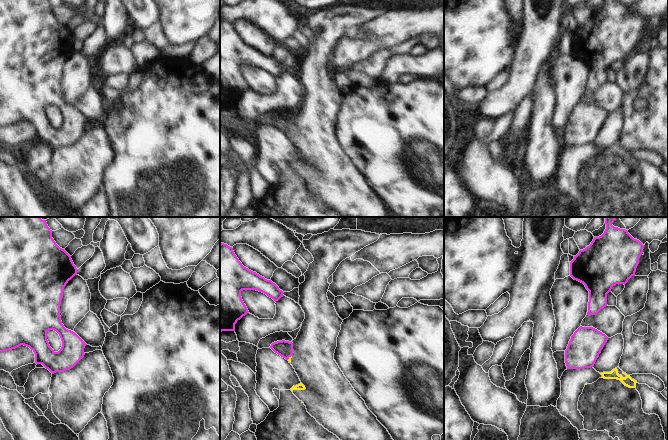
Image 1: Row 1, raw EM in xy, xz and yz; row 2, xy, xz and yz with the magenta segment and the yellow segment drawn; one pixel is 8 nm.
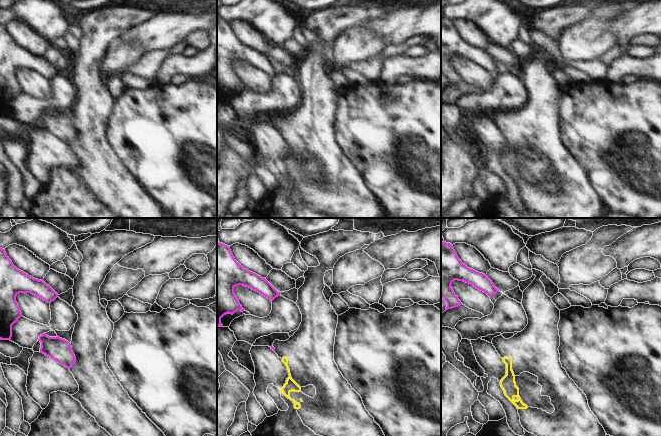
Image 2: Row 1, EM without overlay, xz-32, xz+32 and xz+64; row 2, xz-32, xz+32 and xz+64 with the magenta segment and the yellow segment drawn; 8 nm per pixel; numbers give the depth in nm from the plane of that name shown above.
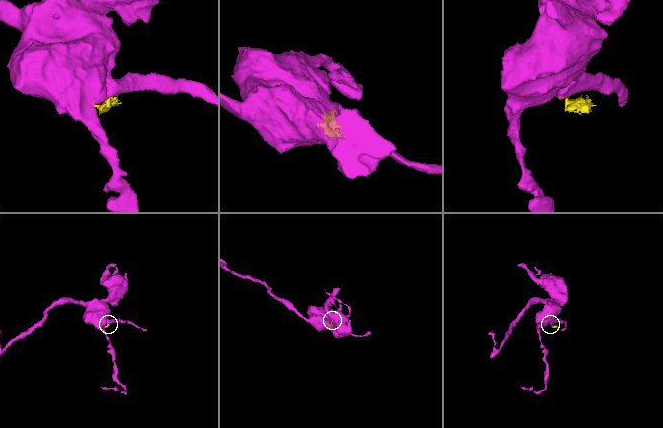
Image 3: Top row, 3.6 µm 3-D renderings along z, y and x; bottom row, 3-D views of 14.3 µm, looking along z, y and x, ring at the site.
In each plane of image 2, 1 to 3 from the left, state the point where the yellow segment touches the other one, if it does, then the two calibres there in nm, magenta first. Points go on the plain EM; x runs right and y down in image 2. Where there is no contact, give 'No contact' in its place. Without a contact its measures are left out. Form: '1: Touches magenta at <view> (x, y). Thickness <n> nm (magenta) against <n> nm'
1: No contact
2: No contact
3: No contact.

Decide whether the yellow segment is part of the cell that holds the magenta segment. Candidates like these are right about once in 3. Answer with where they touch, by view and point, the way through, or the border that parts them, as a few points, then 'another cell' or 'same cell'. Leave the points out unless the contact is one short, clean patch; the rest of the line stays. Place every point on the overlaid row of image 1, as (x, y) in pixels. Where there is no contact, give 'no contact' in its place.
xz (289, 356) | along xz (291, 355), (287, 359) | another cell

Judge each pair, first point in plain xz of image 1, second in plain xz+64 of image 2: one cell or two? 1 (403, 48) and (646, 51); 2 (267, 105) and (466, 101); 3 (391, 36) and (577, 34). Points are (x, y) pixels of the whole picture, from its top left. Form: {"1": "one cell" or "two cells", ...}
{"1": "two cells", "2": "one cell", "3": "two cells"}

